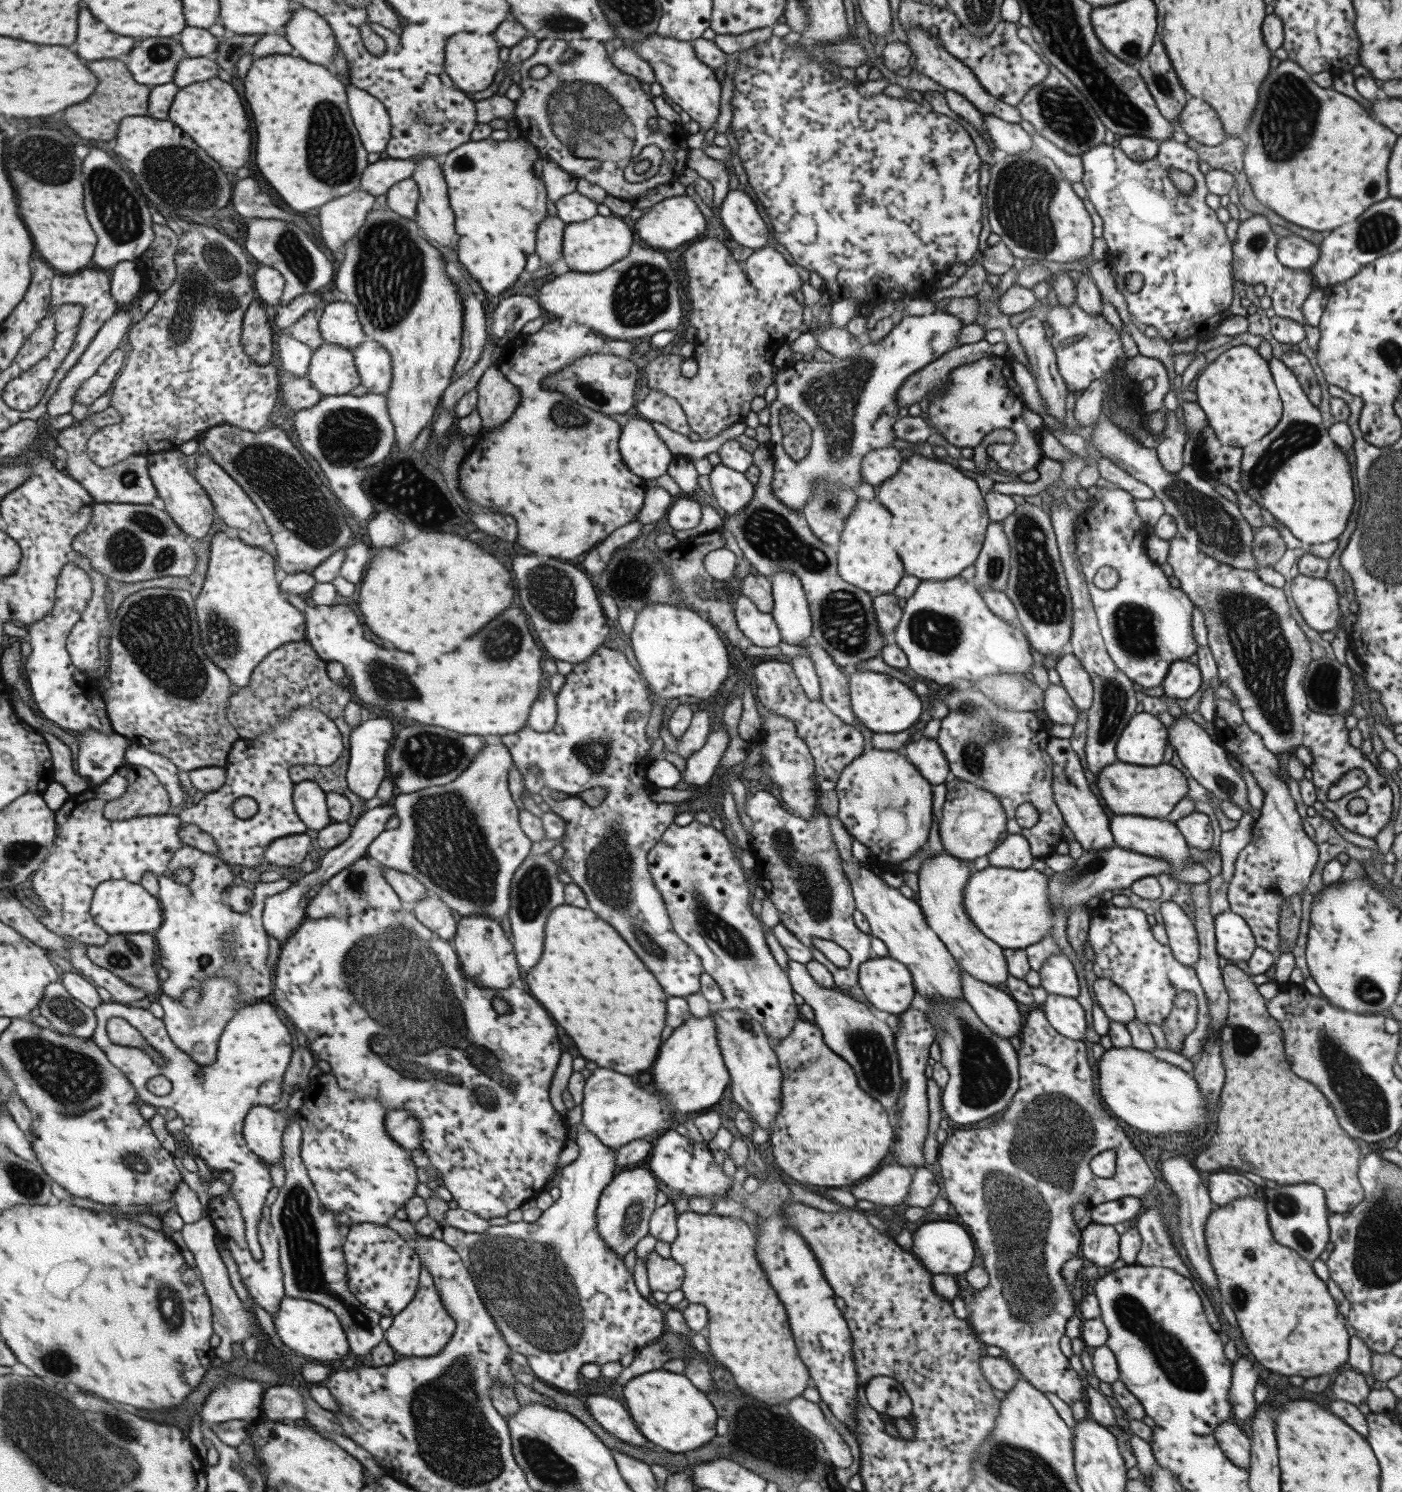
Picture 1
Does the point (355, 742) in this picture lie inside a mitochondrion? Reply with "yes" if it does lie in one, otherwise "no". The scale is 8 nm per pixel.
no

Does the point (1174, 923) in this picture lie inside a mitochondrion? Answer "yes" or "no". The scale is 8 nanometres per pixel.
no

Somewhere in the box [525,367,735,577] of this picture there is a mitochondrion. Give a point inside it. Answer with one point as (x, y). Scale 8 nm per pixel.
(563, 416)

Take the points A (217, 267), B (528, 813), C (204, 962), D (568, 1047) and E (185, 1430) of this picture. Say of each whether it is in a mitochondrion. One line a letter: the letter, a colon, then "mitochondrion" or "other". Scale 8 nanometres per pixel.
A: mitochondrion
B: other
C: other
D: other
E: other

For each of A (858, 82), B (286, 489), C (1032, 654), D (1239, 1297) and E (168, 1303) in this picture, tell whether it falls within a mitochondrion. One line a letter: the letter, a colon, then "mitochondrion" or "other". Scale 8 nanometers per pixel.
A: other
B: mitochondrion
C: other
D: mitochondrion
E: mitochondrion

